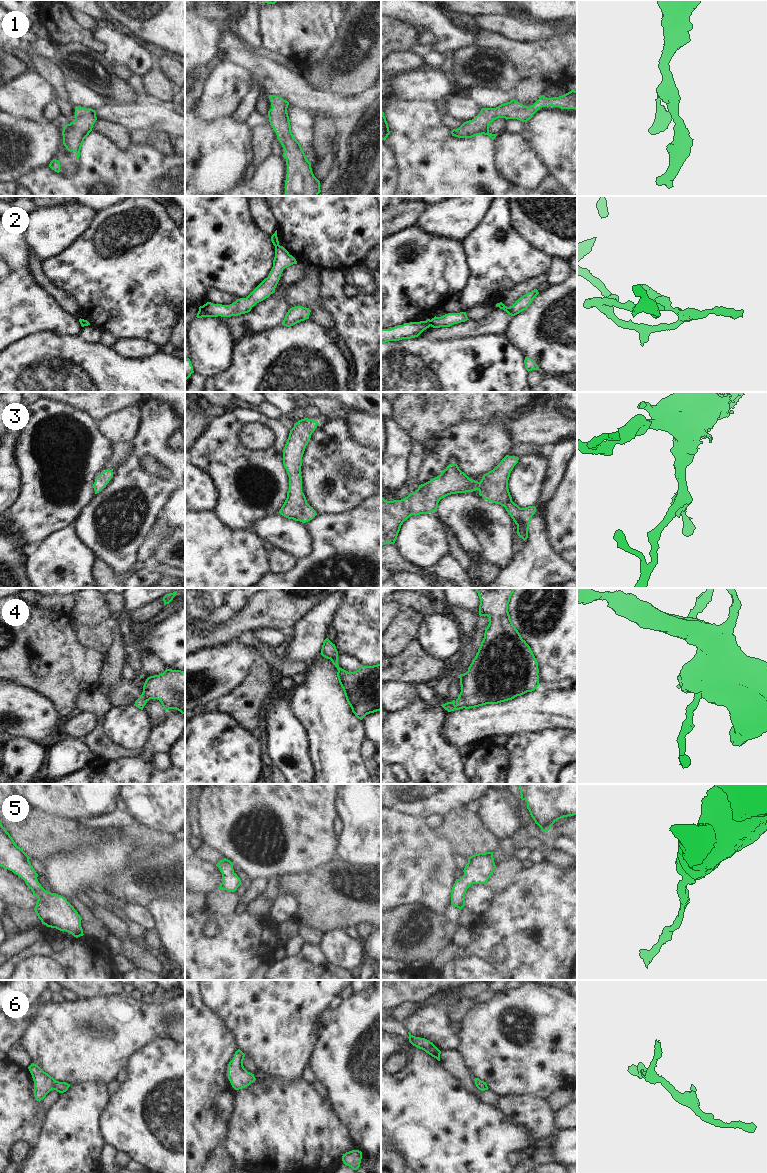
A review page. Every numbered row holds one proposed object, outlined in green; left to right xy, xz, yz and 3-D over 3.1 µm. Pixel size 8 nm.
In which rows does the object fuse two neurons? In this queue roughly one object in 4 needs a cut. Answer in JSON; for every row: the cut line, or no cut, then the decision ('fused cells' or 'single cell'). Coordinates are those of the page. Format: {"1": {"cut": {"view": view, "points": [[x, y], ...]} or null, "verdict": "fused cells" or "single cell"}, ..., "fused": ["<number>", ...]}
{"1": {"cut": null, "verdict": "single cell"}, "2": {"cut": {"view": "yz", "points": [[431, 320], [430, 325]]}, "verdict": "fused cells"}, "3": {"cut": null, "verdict": "single cell"}, "4": {"cut": null, "verdict": "single cell"}, "5": {"cut": null, "verdict": "single cell"}, "6": {"cut": null, "verdict": "single cell"}, "fused": ["2"]}

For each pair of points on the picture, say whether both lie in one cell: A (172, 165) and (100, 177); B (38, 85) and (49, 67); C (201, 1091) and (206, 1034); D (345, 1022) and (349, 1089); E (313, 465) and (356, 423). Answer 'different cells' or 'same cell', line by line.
A: same cell
B: different cells
C: same cell
D: same cell
E: different cells

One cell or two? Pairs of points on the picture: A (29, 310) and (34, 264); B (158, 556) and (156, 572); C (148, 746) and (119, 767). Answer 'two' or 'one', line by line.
A: two
B: two
C: one

